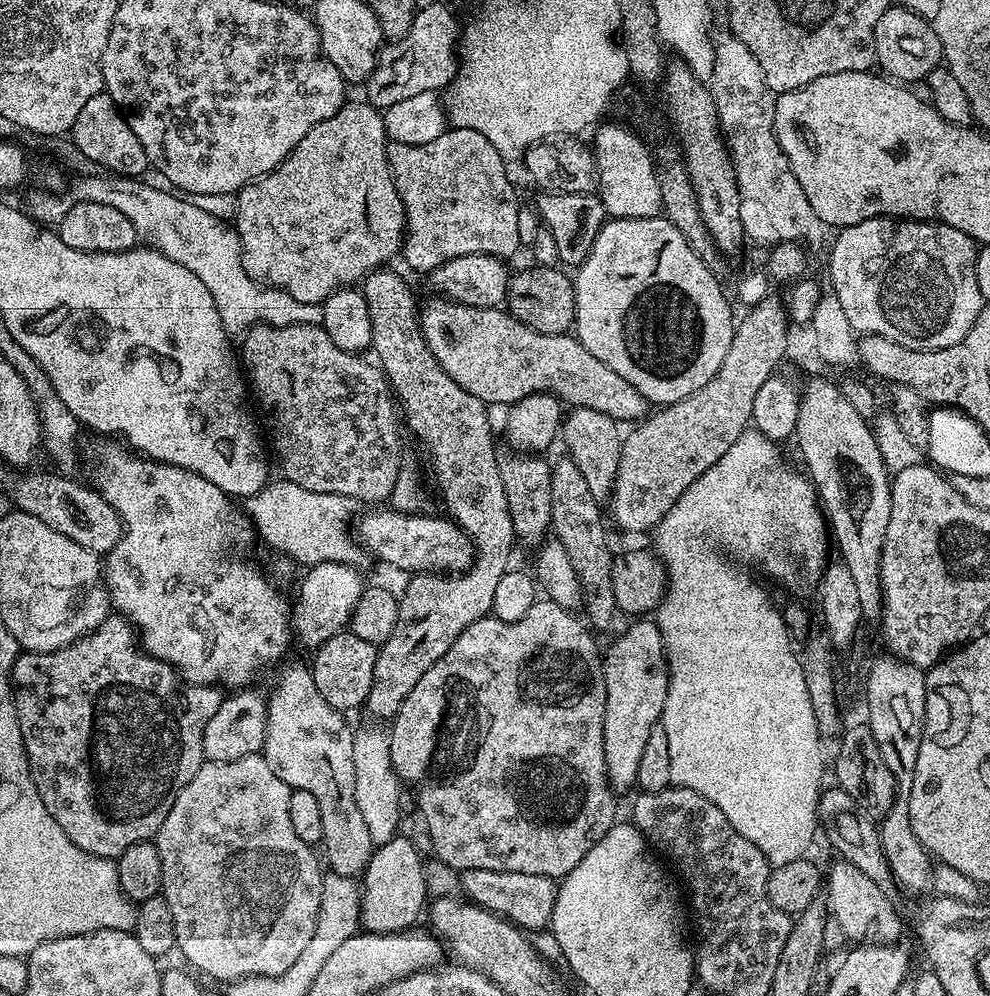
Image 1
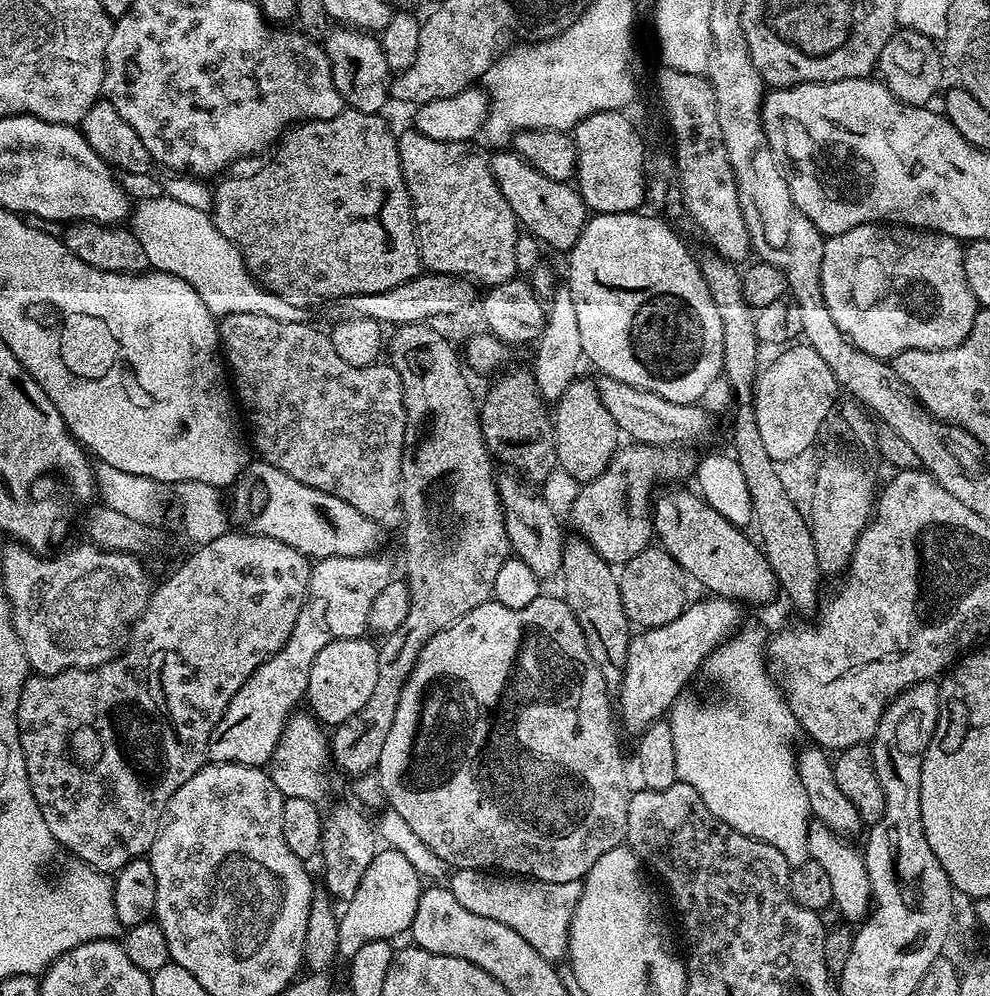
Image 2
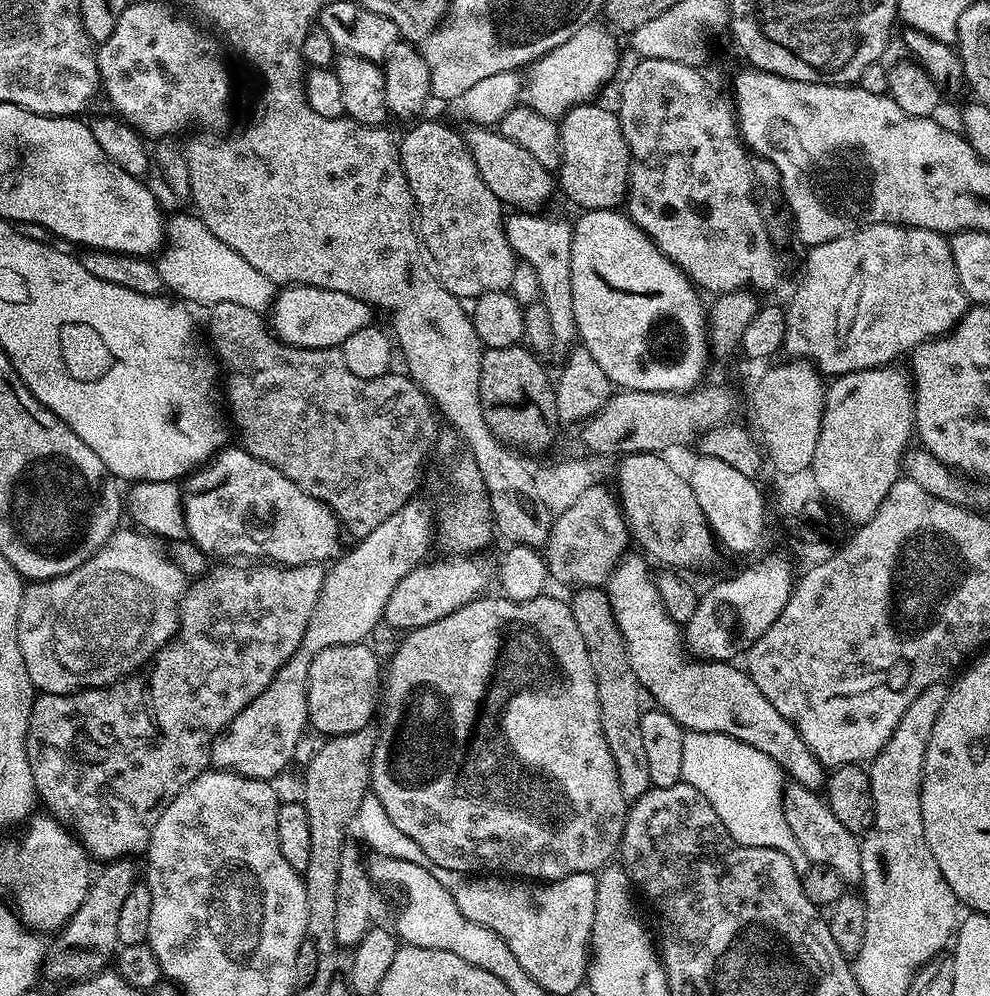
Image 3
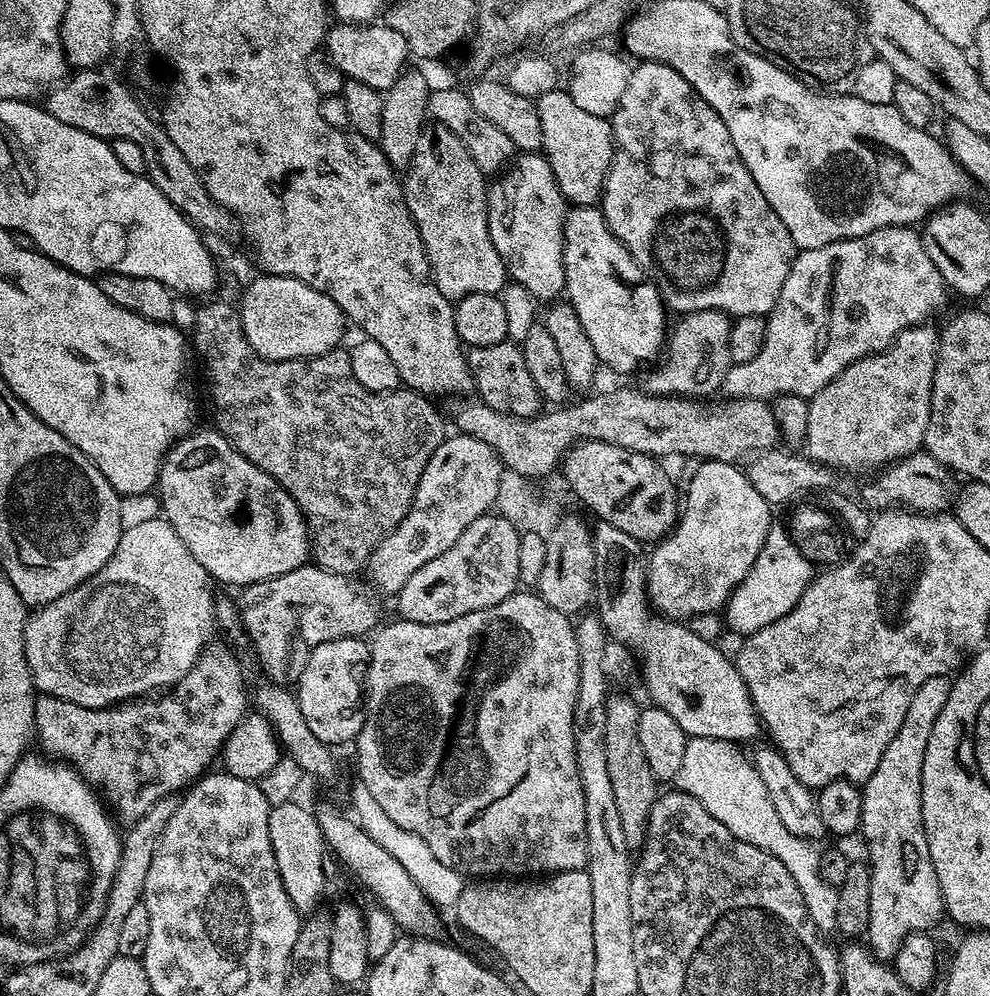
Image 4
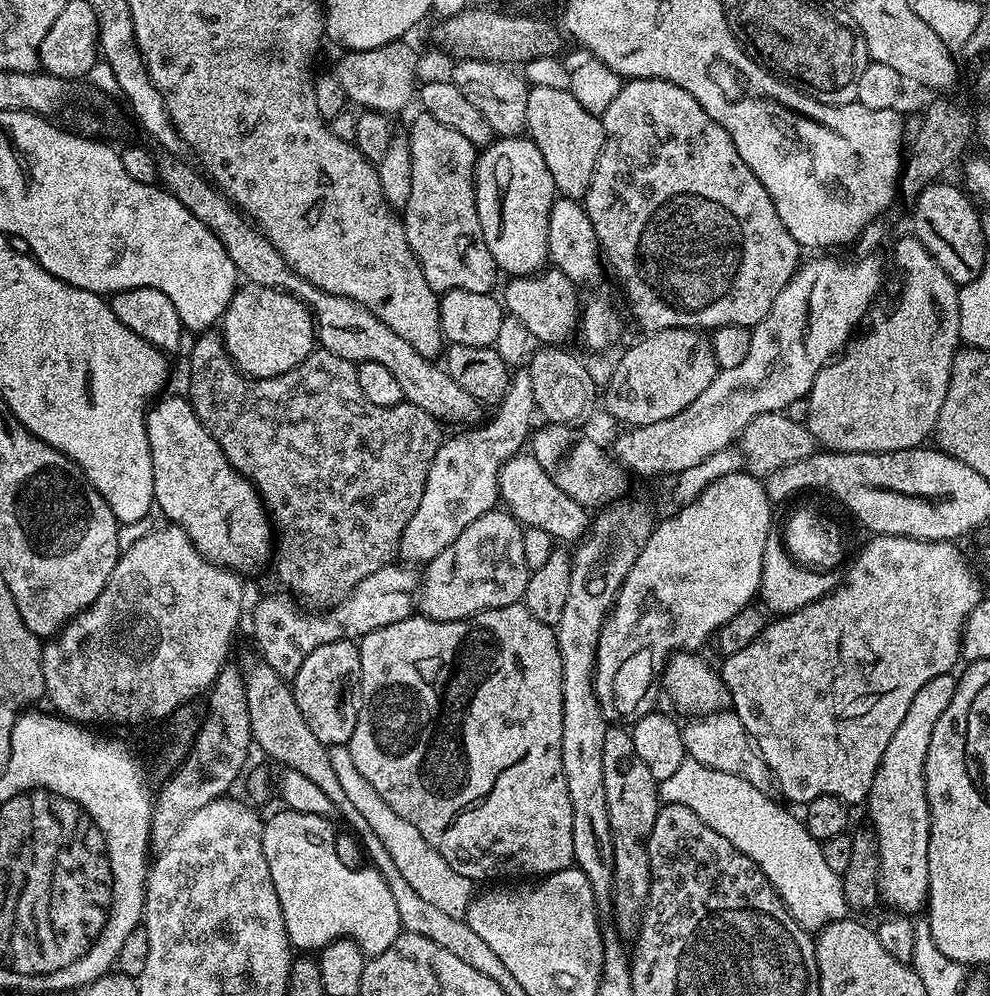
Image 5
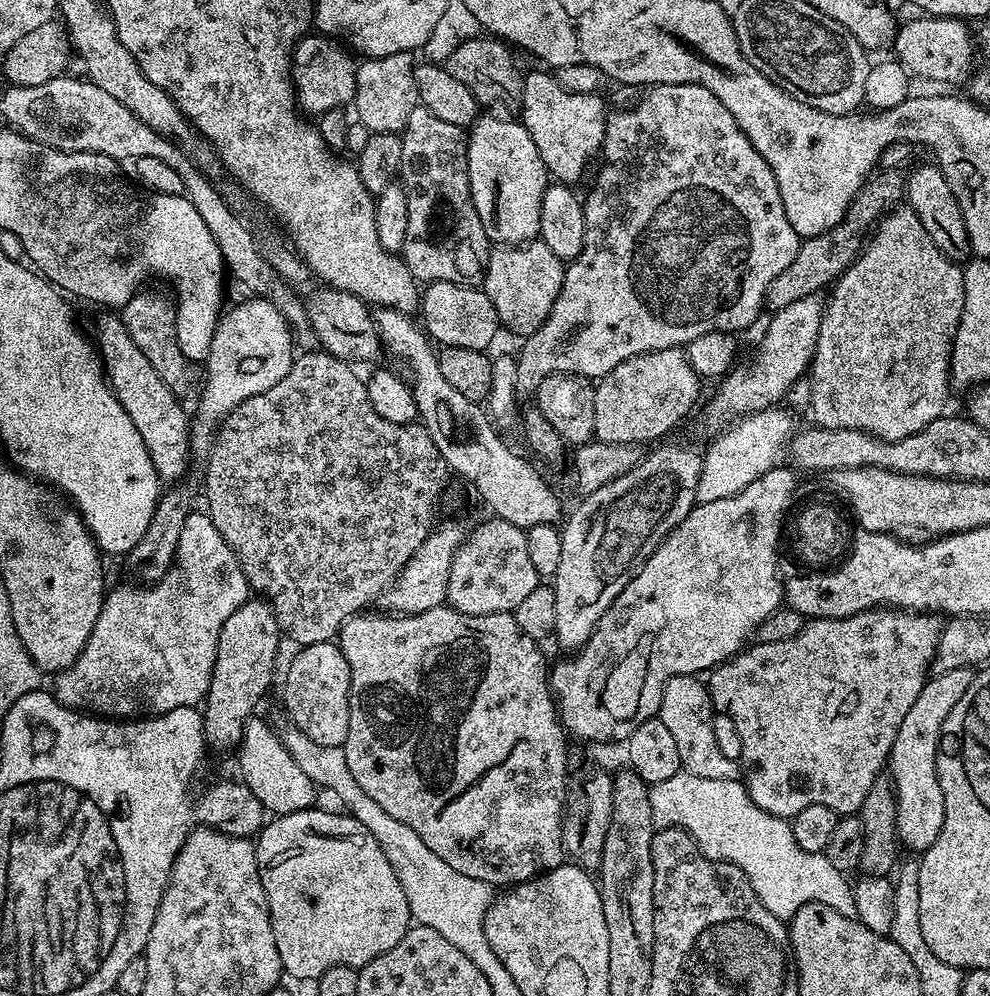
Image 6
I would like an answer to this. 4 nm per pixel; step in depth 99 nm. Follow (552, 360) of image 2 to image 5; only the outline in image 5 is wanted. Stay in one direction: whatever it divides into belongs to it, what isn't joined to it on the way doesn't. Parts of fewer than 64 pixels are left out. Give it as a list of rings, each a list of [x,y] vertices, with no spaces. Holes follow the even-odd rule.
[[[505,136],[493,139],[487,148],[483,149],[476,157],[476,205],[478,206],[478,222],[482,222],[482,238],[486,242],[486,250],[494,258],[497,269],[501,273],[508,273],[511,277],[531,276],[533,272],[541,271],[548,260],[548,231],[550,230],[550,210],[558,199],[558,193],[554,186],[554,178],[550,178],[550,170],[546,161],[542,159],[542,150],[538,150],[536,143],[531,138],[524,136]]]

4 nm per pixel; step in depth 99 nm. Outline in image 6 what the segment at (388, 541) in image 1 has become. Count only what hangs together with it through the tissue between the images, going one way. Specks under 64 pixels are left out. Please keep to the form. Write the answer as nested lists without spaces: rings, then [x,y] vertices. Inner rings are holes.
[[[116,314],[104,315],[108,316],[102,317],[96,328],[95,343],[111,390],[122,410],[130,414],[130,422],[134,422],[138,434],[142,434],[142,442],[146,442],[146,450],[154,462],[157,476],[164,482],[180,480],[184,476],[184,467],[190,461],[189,413],[187,416],[183,406],[176,401],[177,393],[168,388],[162,378],[158,378],[158,370],[150,366],[146,354],[134,346],[123,319]]]

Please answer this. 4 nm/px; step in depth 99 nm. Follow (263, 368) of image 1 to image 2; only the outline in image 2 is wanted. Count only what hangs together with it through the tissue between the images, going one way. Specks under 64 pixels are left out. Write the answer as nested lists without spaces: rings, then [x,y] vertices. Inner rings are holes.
[[[230,314],[219,321],[220,342],[222,356],[226,361],[227,371],[230,373],[230,384],[234,389],[235,399],[246,417],[247,427],[250,429],[250,440],[260,451],[259,459],[263,463],[274,466],[290,478],[298,478],[306,486],[314,486],[314,490],[326,490],[326,494],[334,494],[342,498],[342,502],[350,502],[354,510],[366,514],[371,520],[387,521],[387,516],[394,513],[400,506],[400,483],[402,482],[402,458],[406,455],[404,439],[409,439],[410,429],[408,415],[404,405],[404,391],[402,378],[398,378],[398,370],[394,370],[391,363],[377,362],[370,366],[350,366],[350,362],[342,362],[332,345],[332,337],[327,331],[319,332],[316,328],[304,324],[303,319],[286,320],[280,316],[267,316],[266,314]]]

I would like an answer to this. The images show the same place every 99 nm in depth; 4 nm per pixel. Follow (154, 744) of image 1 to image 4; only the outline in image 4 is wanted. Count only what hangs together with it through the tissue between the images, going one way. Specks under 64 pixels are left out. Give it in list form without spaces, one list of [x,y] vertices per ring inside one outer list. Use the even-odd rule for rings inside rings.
[[[309,562],[298,570],[290,570],[290,574],[254,582],[241,591],[241,620],[269,681],[283,686],[289,683],[287,680],[299,681],[314,646],[347,636],[367,637],[367,632],[381,623],[377,593],[367,583],[358,581]],[[216,642],[205,648],[190,674],[159,698],[137,698],[114,704],[111,708],[87,708],[57,696],[37,695],[34,706],[35,739],[40,739],[41,746],[49,752],[45,753],[53,761],[67,762],[89,784],[102,792],[104,788],[103,795],[117,821],[131,822],[142,818],[154,802],[179,793],[179,788],[187,789],[205,775],[213,767],[212,759],[221,755],[228,735],[249,715],[250,692],[244,689],[244,672],[236,661],[237,653],[221,644]]]

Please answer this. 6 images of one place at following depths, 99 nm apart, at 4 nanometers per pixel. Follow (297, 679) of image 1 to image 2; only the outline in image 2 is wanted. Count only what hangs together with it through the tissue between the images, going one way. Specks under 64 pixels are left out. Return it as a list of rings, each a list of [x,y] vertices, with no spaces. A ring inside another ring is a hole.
[[[304,710],[289,716],[270,761],[274,786],[278,786],[286,798],[306,798],[320,802],[328,792],[328,768],[332,767],[330,740],[320,721]],[[355,803],[352,804],[336,804],[326,812],[324,829],[320,835],[318,856],[324,859],[323,887],[336,902],[347,902],[354,897],[378,851],[378,832],[373,821],[371,824],[363,816],[365,813]]]

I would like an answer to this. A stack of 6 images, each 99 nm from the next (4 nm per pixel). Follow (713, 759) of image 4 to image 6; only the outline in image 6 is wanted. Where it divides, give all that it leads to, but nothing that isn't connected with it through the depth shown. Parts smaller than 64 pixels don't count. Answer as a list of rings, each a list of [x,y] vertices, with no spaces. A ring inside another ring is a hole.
[[[678,771],[674,778],[666,778],[666,782],[658,782],[650,788],[650,810],[652,823],[660,828],[677,826],[692,835],[696,847],[703,855],[712,860],[726,860],[738,866],[746,874],[750,886],[754,886],[754,894],[779,920],[791,921],[792,915],[802,906],[810,902],[822,902],[843,916],[855,916],[856,903],[852,893],[853,885],[843,872],[834,870],[823,852],[807,852],[794,842],[792,825],[787,819],[776,817],[762,810],[750,798],[747,787],[740,780],[719,780],[718,778],[698,778],[686,771]]]

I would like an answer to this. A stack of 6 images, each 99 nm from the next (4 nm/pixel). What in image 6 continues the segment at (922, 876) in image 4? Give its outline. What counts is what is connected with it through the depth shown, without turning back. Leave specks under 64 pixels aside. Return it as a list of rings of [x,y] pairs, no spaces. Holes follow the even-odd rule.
[[[966,668],[946,670],[935,673],[922,686],[914,706],[910,706],[902,726],[898,726],[898,738],[894,738],[892,752],[886,761],[887,771],[896,787],[896,834],[901,845],[904,844],[915,854],[923,854],[938,838],[944,821],[942,786],[938,782],[936,769],[936,743],[940,741],[942,722],[954,710],[958,698],[966,694],[973,673]]]

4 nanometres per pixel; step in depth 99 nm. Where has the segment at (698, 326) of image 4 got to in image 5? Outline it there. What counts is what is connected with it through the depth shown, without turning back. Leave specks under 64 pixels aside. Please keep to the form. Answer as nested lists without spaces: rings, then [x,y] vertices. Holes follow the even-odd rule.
[[[674,327],[644,336],[621,356],[602,394],[602,408],[624,426],[674,418],[710,386],[719,372],[711,341],[699,329]]]

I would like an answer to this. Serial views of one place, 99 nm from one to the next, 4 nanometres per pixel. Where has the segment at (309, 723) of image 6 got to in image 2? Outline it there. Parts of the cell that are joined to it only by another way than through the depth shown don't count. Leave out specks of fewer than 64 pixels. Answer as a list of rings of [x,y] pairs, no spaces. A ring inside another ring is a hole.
[[[355,636],[345,640],[330,642],[324,647],[318,658],[314,658],[314,666],[310,666],[310,682],[308,683],[307,707],[324,726],[335,726],[346,722],[346,718],[354,718],[366,706],[370,694],[374,691],[374,682],[378,679],[378,648],[368,638]]]

